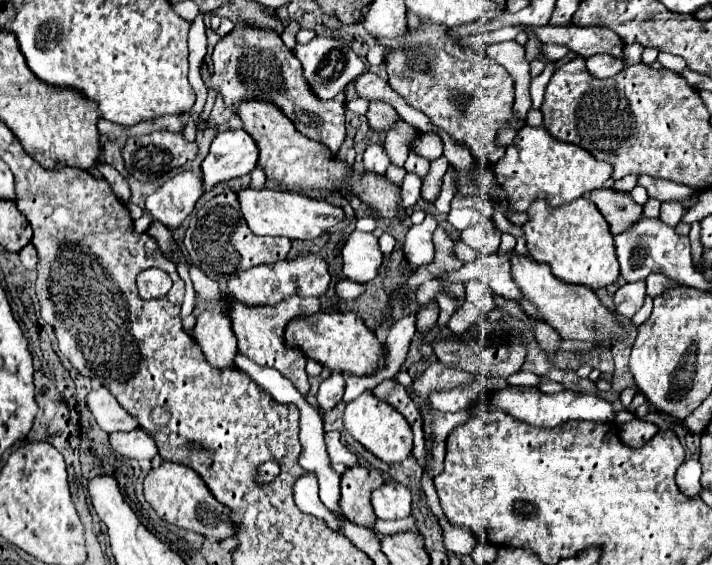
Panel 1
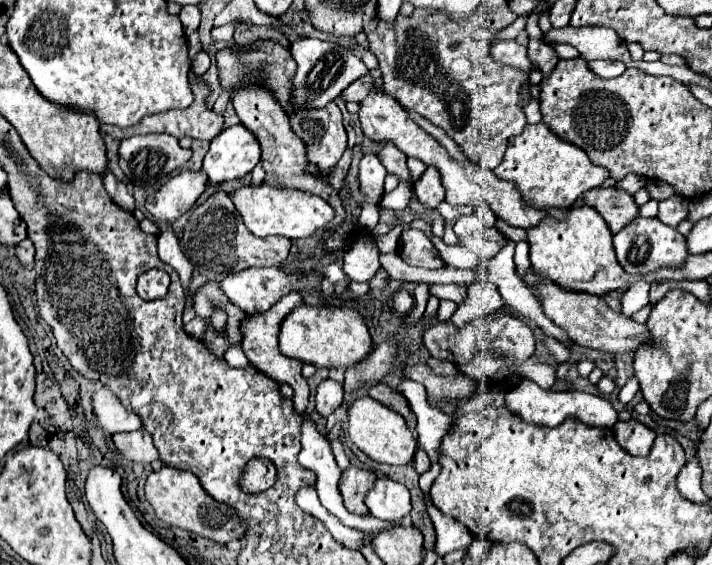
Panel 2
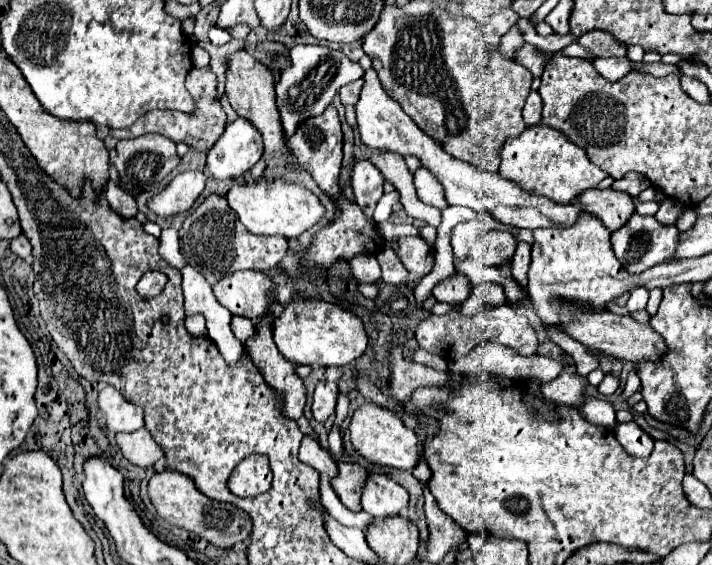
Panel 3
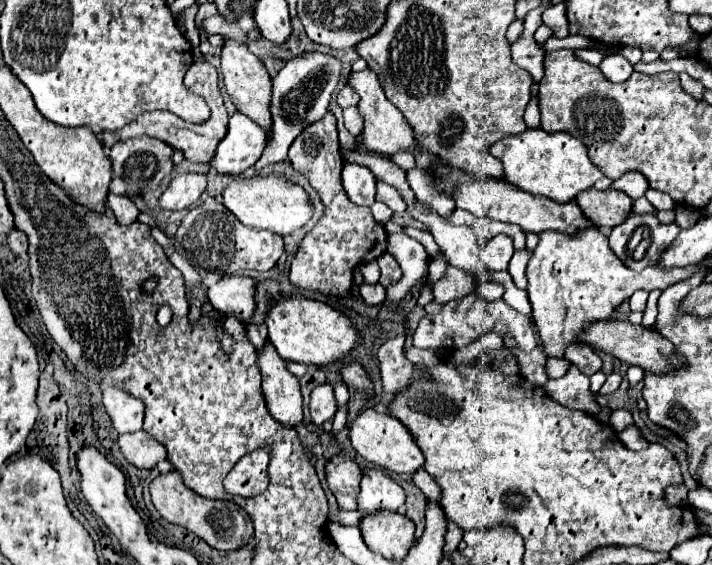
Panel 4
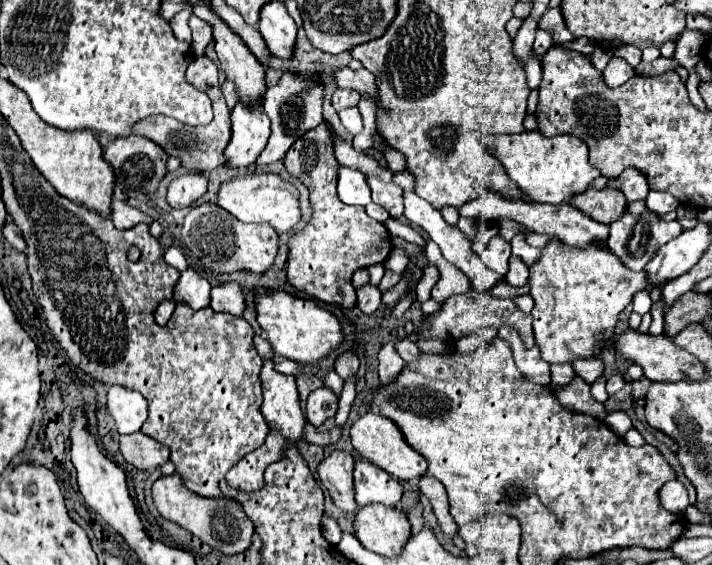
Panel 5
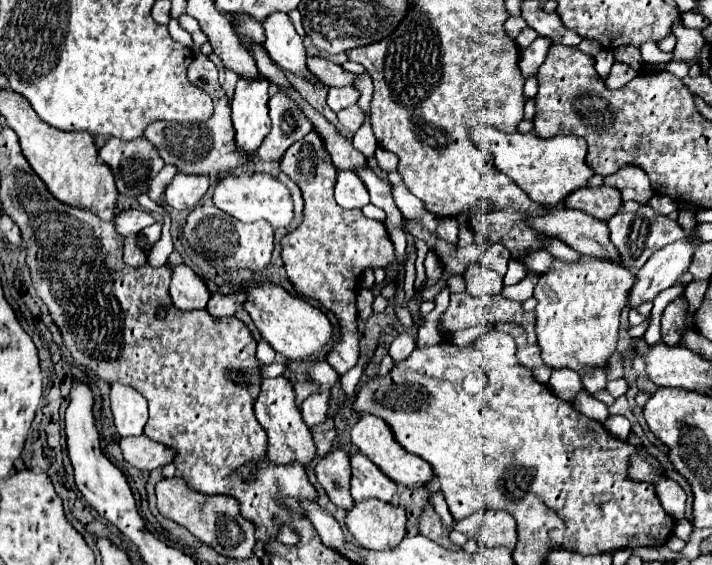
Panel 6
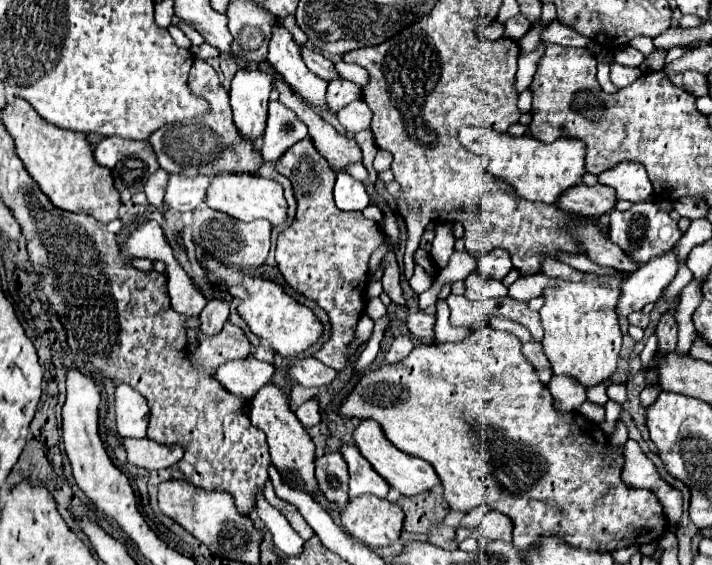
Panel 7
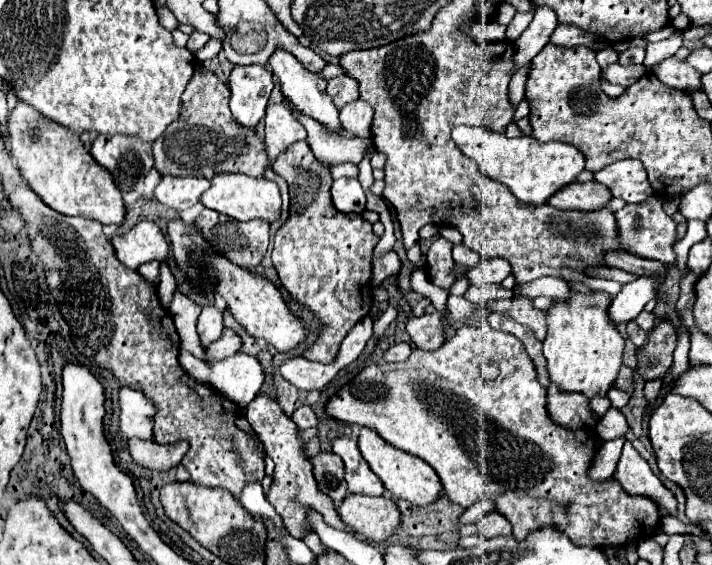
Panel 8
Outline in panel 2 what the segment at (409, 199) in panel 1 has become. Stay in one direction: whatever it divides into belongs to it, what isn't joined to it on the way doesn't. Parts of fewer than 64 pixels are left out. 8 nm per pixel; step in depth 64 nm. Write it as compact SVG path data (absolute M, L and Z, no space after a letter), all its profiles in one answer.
M402 184L382 196L380 210L404 210L408 208L408 196L410 196L410 186Z

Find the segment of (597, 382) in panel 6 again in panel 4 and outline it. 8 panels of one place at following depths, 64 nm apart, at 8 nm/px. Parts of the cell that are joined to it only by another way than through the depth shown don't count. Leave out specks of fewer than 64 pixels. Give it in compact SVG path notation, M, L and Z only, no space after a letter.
M572 344L566 348L566 360L572 362L584 376L592 376L602 368L600 356L588 344Z

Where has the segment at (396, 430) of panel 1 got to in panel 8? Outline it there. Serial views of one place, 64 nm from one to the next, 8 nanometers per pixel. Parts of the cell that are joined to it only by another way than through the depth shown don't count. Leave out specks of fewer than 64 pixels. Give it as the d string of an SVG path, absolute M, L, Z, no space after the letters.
M362 428L360 438L358 438L358 446L360 446L360 452L362 452L364 460L372 468L372 472L382 480L384 488L388 492L392 492L396 498L408 500L410 504L420 506L420 508L424 508L428 504L434 504L438 500L440 490L442 490L440 478L434 472L434 468L428 466L424 460L420 460L418 456L412 456L412 454L406 454L402 450L396 450L394 446L384 442L380 436L376 436L376 432L372 432L368 428Z

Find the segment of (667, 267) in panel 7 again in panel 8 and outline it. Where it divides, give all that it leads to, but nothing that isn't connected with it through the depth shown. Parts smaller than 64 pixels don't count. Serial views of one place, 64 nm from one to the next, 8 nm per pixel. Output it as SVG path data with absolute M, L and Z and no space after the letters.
M640 276L634 282L624 284L622 292L614 296L614 300L610 302L612 306L608 306L610 320L614 324L634 320L642 312L646 302L654 300L656 292L658 292L656 276Z

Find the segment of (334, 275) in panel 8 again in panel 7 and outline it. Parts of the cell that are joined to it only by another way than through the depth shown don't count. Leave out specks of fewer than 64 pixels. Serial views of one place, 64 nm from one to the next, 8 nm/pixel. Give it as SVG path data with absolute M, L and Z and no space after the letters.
M304 138L290 146L276 162L276 170L292 182L296 196L296 218L278 234L276 262L282 278L294 292L314 300L328 312L332 326L330 340L322 344L314 358L340 372L348 364L344 354L354 336L354 326L368 304L368 260L372 250L382 244L384 234L376 222L366 220L360 212L342 212L336 208L332 200L336 172L312 148L312 140Z

